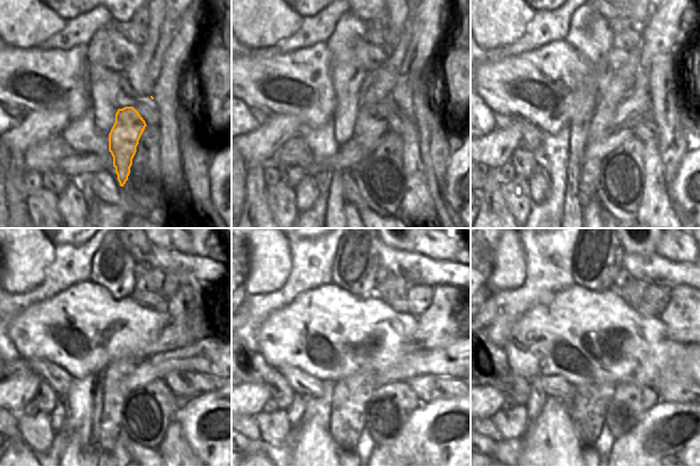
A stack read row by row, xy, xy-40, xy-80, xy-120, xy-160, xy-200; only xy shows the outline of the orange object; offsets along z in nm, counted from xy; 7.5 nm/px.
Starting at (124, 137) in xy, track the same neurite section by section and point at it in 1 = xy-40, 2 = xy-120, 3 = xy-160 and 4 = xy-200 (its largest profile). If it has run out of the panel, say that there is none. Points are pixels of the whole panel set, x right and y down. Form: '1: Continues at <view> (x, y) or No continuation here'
1: Continues at xy-40 (371, 124)
2: Continues at xy-120 (194, 327)
3: Continues at xy-160 (441, 324)
4: Continues at xy-200 (687, 319).

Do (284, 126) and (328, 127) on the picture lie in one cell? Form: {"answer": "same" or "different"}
{"answer": "different"}

